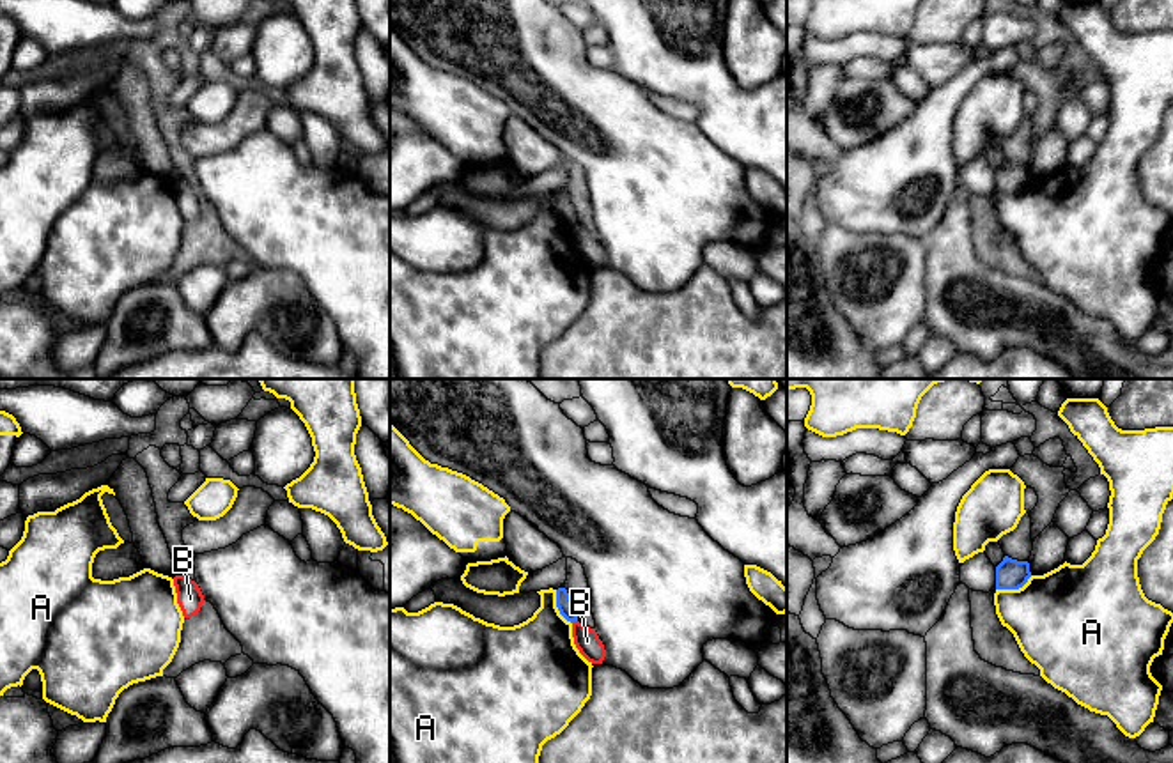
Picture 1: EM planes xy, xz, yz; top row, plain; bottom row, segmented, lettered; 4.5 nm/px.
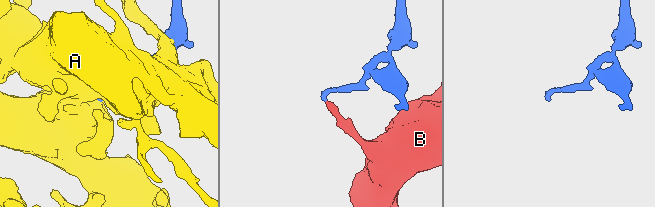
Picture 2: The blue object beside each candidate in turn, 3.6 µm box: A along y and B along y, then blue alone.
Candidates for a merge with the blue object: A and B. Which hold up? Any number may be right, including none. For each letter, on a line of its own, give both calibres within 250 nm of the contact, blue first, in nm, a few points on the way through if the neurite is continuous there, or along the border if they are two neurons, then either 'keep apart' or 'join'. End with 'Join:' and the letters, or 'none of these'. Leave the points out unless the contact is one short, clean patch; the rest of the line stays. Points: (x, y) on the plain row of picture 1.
A: 140 nm thick on the blue side, 440 nm on the other; keep apart
B: 80 nm thick on the blue side, 110 nm on the other; border along xz (576, 223), (573, 227); keep apart
Join: none of these

